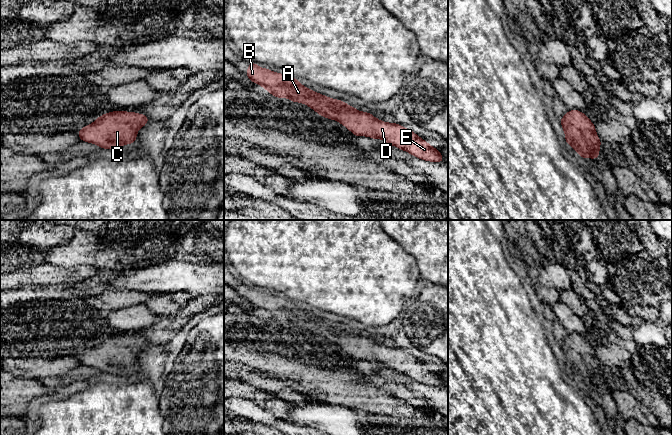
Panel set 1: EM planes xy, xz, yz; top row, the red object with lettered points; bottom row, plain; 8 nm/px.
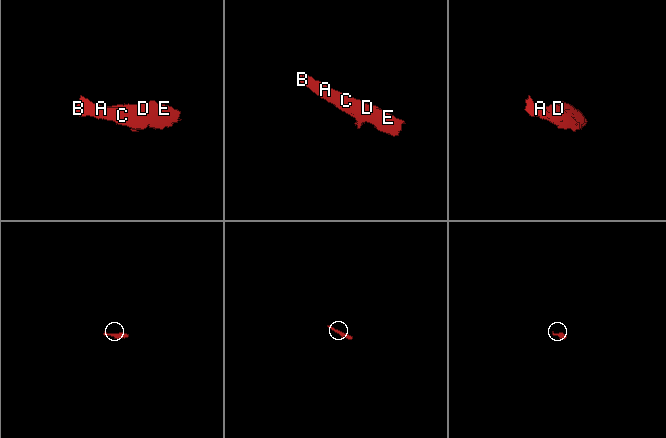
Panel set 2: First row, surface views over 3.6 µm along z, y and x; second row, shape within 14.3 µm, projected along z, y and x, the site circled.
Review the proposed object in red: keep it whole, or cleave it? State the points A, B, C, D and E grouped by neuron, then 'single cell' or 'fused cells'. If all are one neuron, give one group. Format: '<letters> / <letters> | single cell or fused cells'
A B C D E | single cell

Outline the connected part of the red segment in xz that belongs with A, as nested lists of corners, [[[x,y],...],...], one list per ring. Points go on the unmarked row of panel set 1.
[[[250,286],[246,300],[275,321],[306,328],[319,339],[338,345],[341,349],[345,349],[353,360],[382,363],[422,384],[438,387],[444,385],[437,372],[433,372],[413,355],[394,346],[383,346],[372,338],[358,335],[341,324],[316,317],[291,300],[261,292],[253,286]]]

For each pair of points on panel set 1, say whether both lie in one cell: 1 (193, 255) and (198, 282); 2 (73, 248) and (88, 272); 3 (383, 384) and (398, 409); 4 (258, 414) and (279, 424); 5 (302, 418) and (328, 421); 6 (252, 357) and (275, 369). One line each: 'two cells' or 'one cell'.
1: two cells
2: two cells
3: two cells
4: one cell
5: one cell
6: one cell

